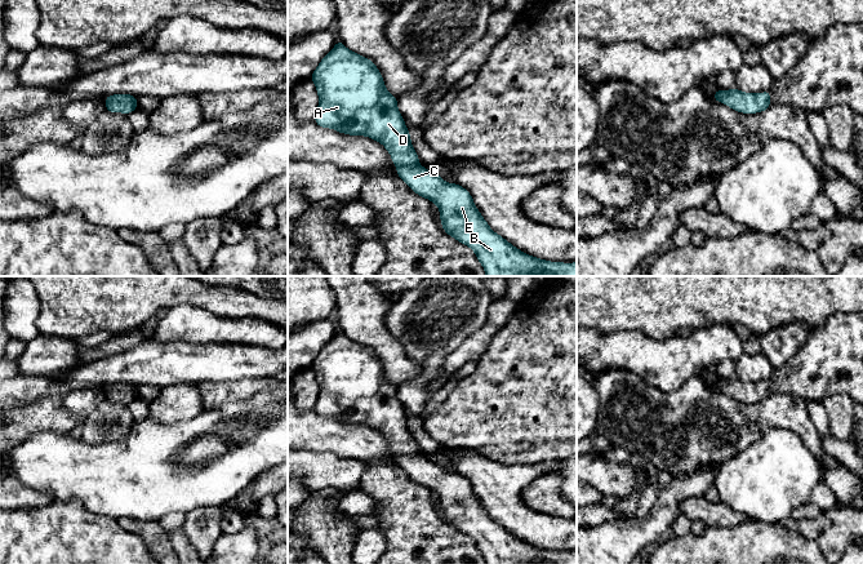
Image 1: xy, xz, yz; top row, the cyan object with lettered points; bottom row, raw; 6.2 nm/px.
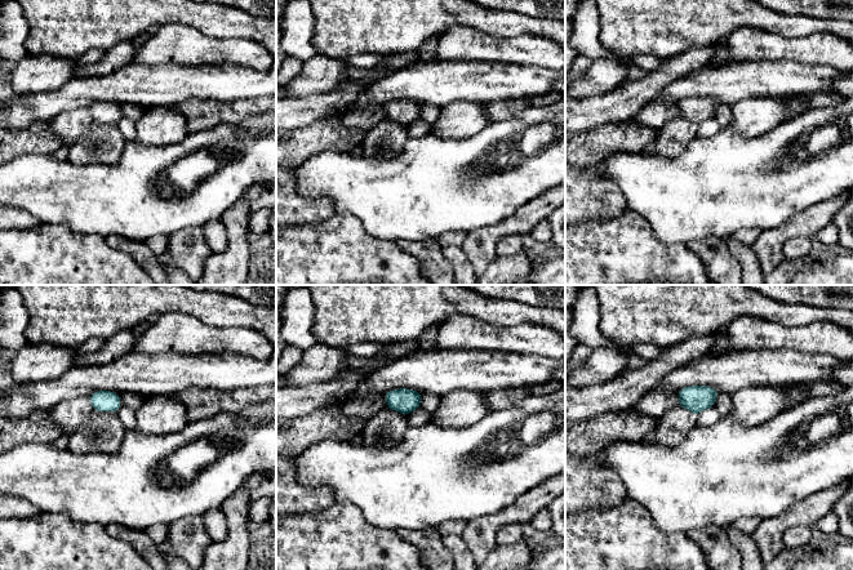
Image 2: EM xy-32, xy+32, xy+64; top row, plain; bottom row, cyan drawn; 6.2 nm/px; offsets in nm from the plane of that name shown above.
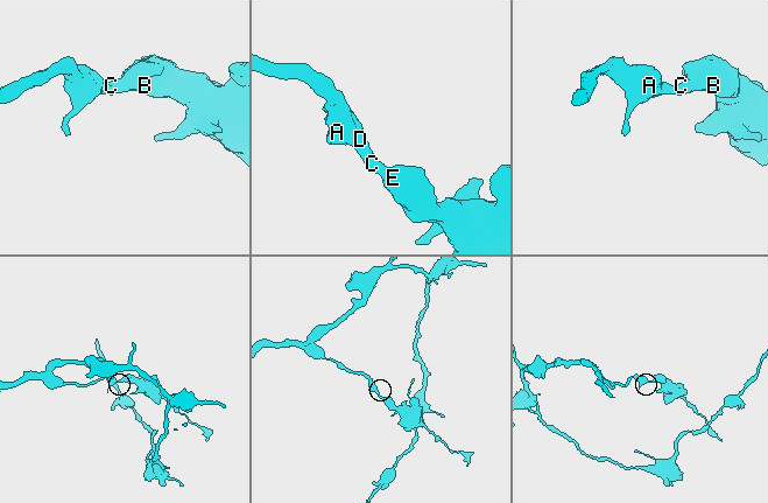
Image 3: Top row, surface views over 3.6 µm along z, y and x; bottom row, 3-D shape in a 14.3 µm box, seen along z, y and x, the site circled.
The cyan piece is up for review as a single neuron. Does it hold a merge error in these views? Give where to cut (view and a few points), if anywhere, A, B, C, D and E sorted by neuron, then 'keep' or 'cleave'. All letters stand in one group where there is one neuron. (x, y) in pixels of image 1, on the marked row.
no cut; A B C D E; keep

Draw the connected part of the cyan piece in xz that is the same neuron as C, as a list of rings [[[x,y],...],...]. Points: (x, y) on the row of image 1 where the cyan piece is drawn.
[[[337,40],[335,46],[313,71],[311,80],[319,94],[313,121],[320,128],[332,128],[350,136],[366,136],[382,143],[399,168],[396,174],[410,190],[439,206],[441,227],[449,236],[475,252],[486,276],[577,276],[577,259],[573,265],[550,262],[519,250],[489,227],[466,188],[458,183],[446,183],[440,176],[418,164],[419,156],[412,146],[410,133],[397,110],[397,98],[387,92],[382,74],[373,61],[351,52]]]

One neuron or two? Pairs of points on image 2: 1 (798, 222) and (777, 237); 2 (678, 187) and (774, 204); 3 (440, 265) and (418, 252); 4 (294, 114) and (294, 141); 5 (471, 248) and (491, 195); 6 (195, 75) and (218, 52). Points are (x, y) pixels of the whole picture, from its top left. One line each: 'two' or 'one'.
1: one
2: one
3: one
4: two
5: two
6: two

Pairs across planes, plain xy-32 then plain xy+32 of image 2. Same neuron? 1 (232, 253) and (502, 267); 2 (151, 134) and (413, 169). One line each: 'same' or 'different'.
1: same
2: different

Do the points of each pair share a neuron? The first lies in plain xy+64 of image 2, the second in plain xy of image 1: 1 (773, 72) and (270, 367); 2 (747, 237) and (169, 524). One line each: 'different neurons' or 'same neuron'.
1: same neuron
2: same neuron

